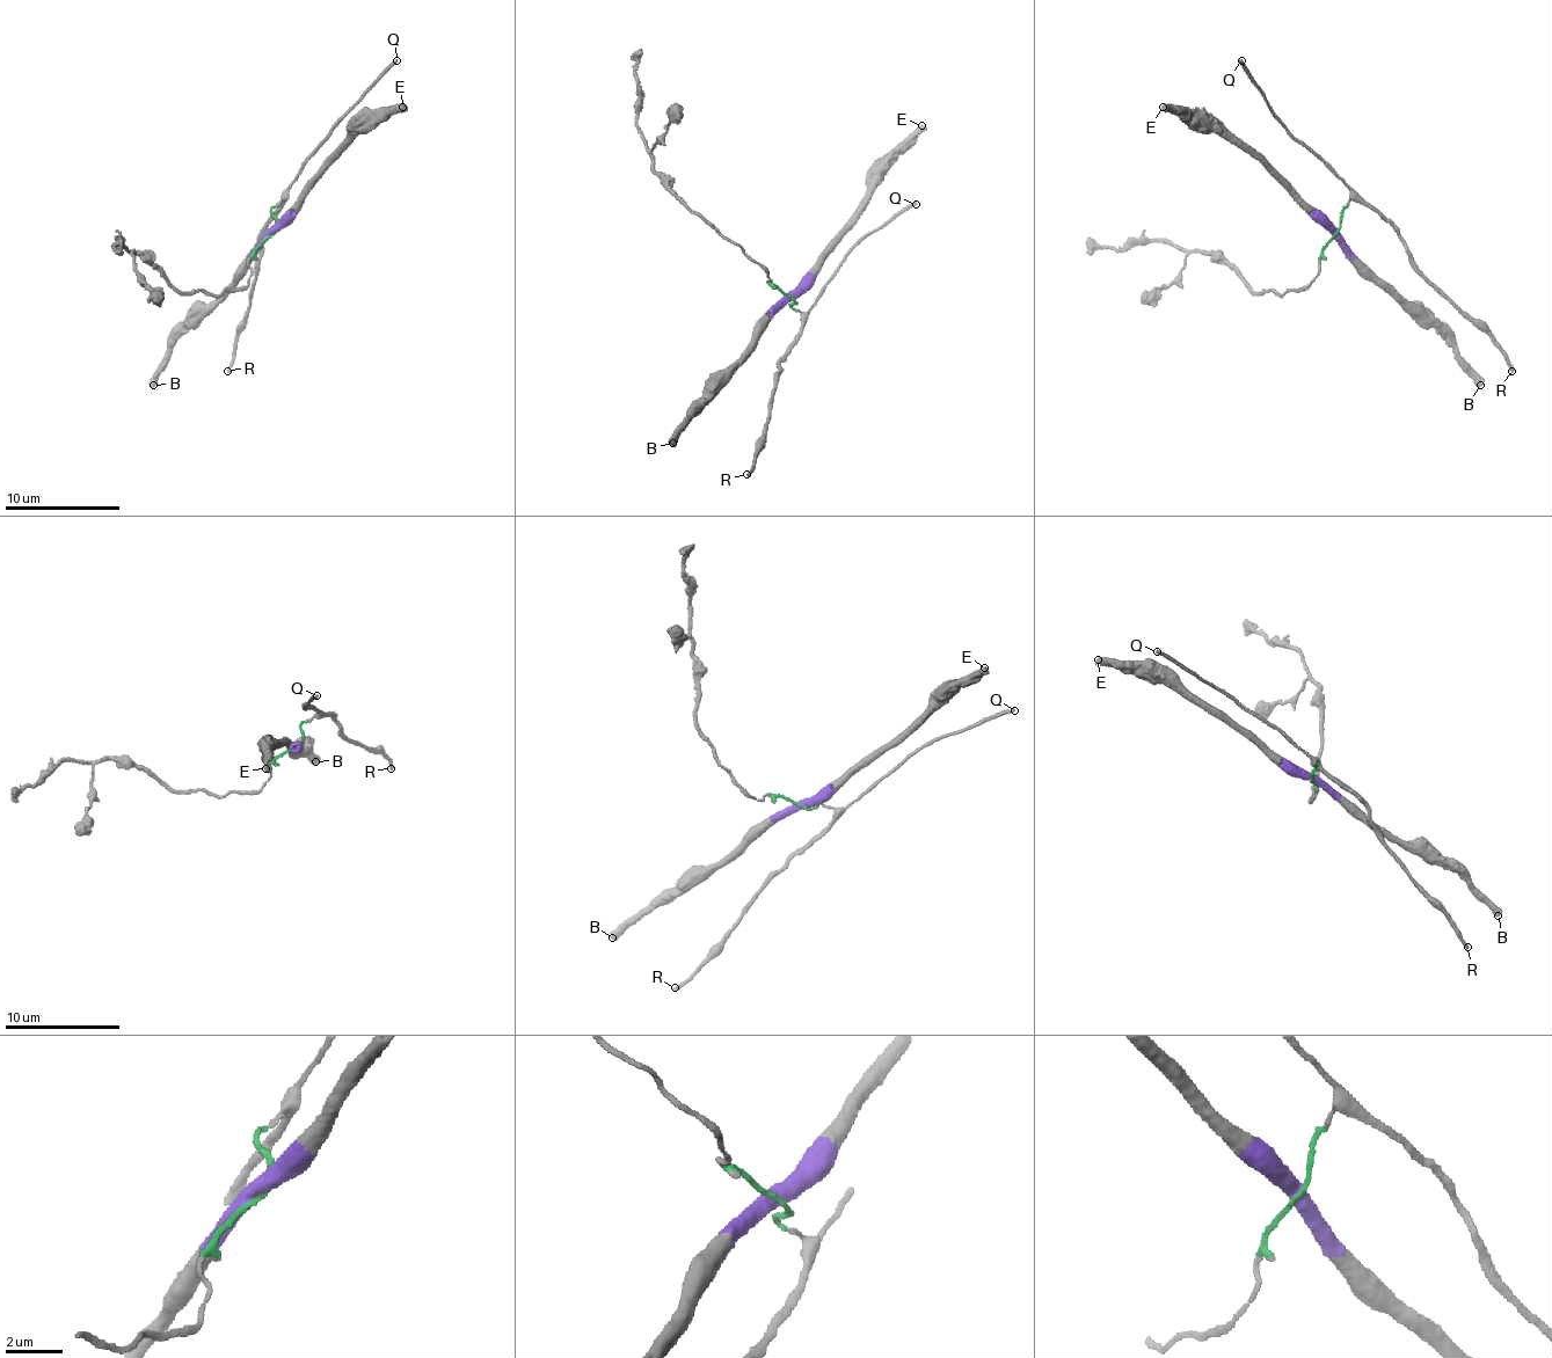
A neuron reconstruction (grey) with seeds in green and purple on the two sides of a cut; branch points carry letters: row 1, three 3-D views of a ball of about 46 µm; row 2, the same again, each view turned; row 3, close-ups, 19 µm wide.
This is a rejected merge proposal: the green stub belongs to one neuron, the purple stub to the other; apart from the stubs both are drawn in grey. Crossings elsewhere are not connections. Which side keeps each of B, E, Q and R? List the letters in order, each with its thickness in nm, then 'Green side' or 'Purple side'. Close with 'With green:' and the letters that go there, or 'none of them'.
B: Thickness 500 nm. Purple side
E: Thickness 500 nm. Purple side
Q: Thickness 200 nm. Green side
R: Thickness 200 nm. Green side
With green: Q, R

